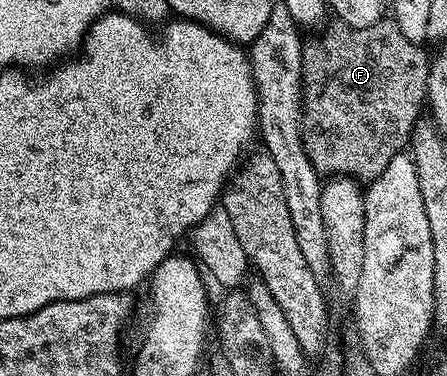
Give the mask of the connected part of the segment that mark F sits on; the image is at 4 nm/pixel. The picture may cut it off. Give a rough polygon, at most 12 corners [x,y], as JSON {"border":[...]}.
{"border":[[392,20],[326,24],[301,66],[318,175],[410,144],[430,54]]}

